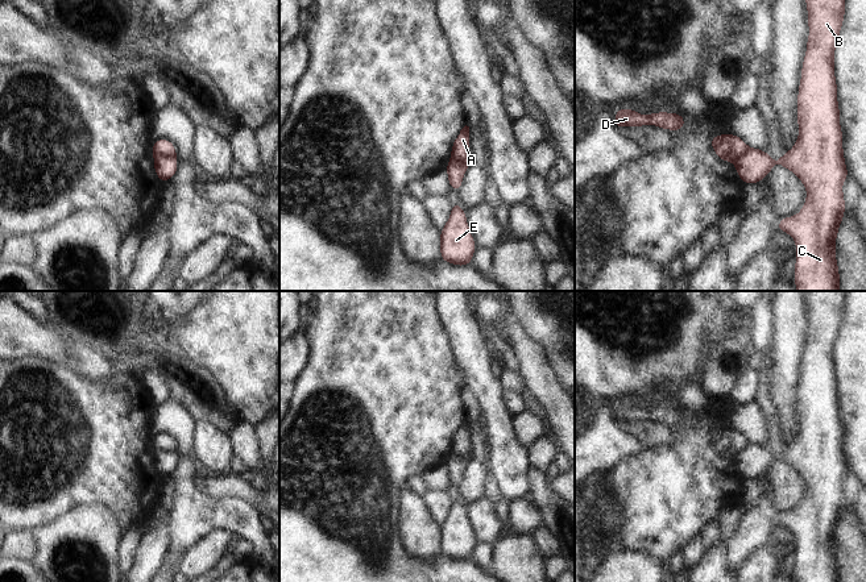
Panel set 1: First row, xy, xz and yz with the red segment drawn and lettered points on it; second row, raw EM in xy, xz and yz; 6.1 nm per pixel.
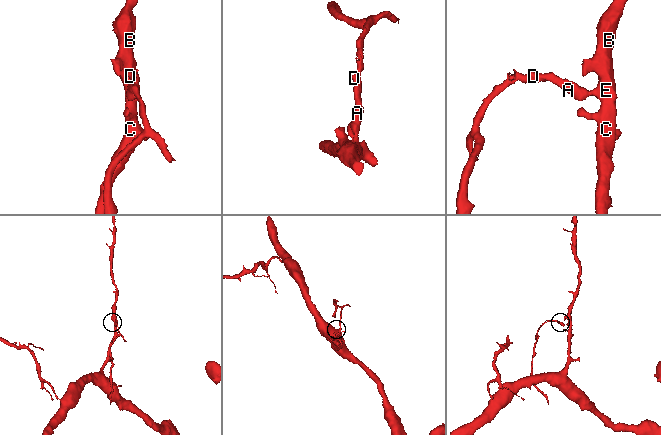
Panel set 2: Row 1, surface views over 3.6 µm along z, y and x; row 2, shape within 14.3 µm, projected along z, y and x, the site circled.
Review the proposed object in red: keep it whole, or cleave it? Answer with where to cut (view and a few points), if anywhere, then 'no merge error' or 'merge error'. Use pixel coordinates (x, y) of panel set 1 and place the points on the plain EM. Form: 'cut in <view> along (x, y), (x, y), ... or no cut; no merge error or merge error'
cut in xy along (153, 448), (175, 453); merge error

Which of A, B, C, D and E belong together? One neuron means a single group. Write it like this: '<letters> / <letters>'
A D / B C E

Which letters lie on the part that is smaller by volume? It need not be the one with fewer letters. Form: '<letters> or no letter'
A, D

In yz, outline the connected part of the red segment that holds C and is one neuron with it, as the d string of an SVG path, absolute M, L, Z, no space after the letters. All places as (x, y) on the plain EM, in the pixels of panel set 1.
M805 291L809 329L797 386L799 432L794 442L776 456L767 446L750 442L734 457L737 470L745 479L759 478L779 458L792 466L805 481L807 491L800 507L790 512L782 511L778 517L778 527L790 529L796 539L795 582L840 582L836 536L846 508L842 479L849 467L845 460L844 431L840 420L834 345L845 315L845 294L846 291Z

